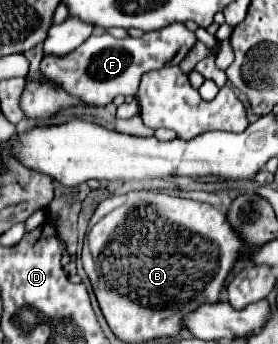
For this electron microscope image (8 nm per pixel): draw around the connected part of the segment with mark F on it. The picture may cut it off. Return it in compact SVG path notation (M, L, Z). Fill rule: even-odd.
M172 23L164 29L144 33L144 37L134 39L114 39L108 33L90 35L78 49L64 57L44 57L40 63L40 73L60 85L68 95L82 99L88 105L108 105L116 95L136 95L140 77L152 69L160 69L176 57L176 65L188 55L196 45L196 35L188 31L182 23Z

